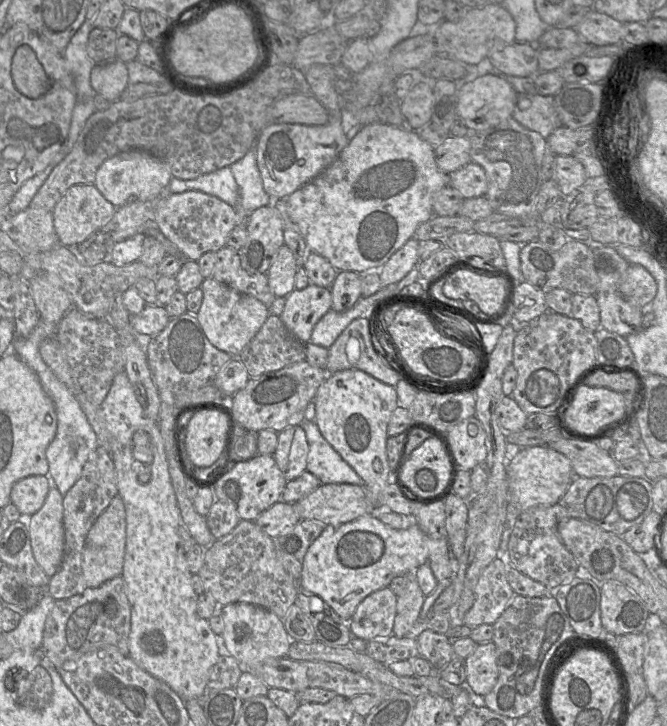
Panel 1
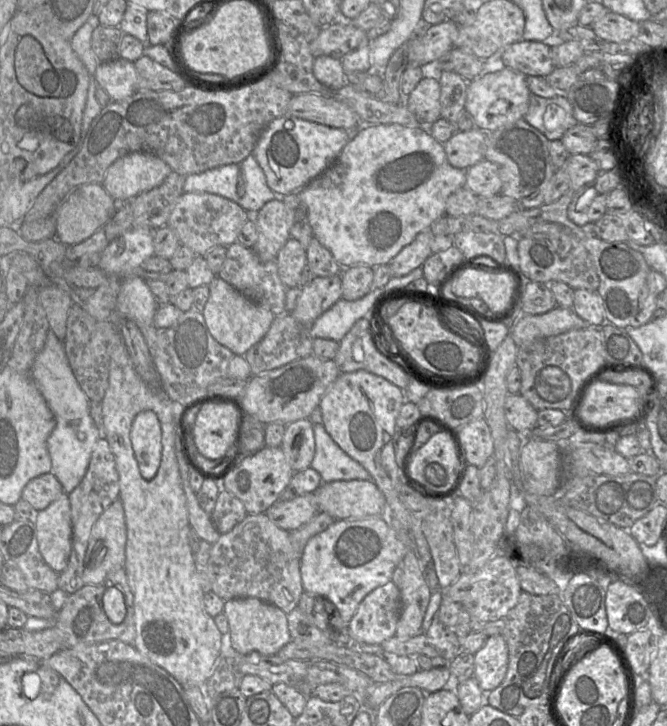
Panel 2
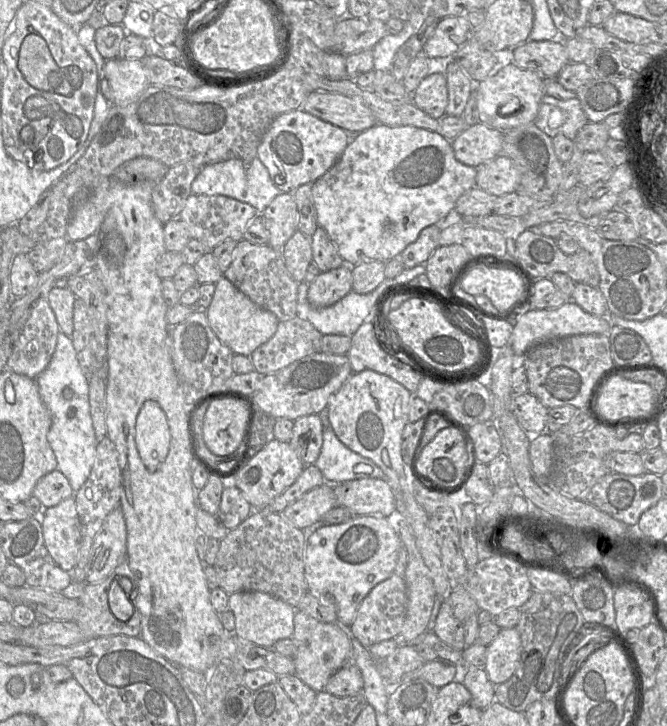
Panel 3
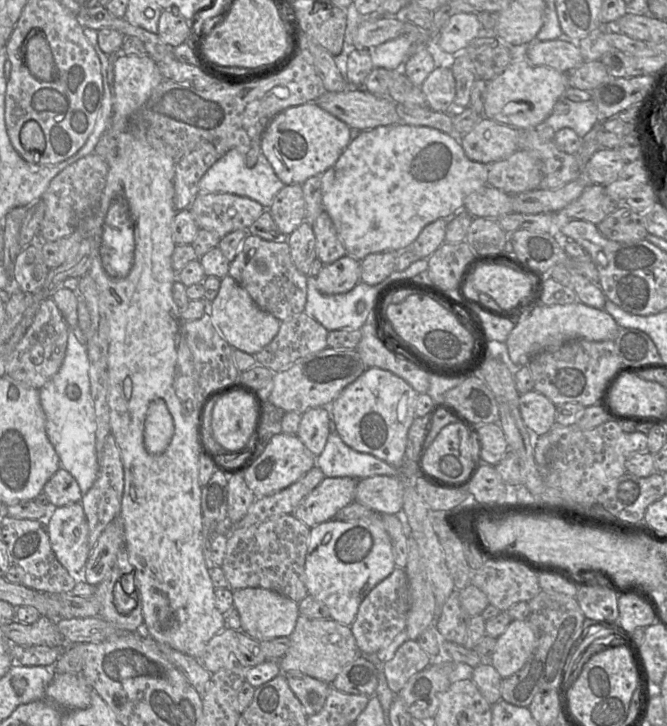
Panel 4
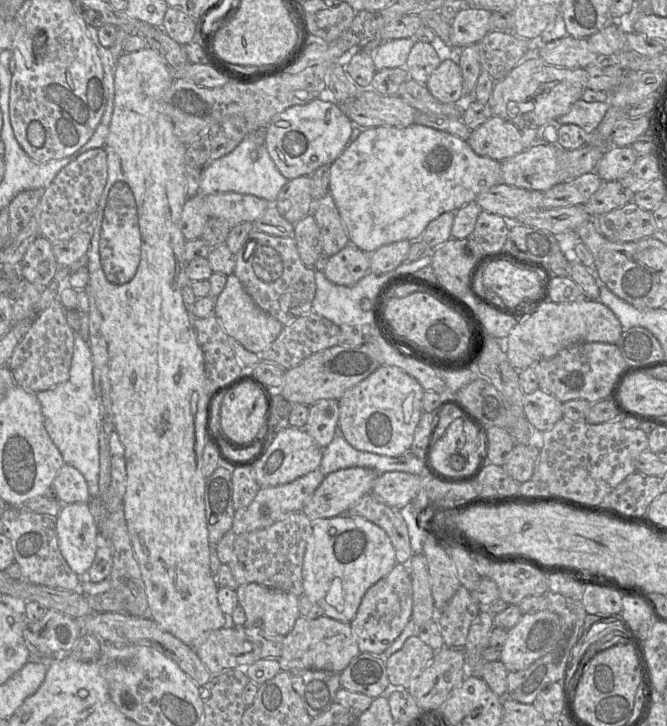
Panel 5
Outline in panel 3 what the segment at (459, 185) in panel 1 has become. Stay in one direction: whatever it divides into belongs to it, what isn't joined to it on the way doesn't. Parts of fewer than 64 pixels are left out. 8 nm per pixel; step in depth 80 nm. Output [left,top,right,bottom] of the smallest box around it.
[476,155,521,196]

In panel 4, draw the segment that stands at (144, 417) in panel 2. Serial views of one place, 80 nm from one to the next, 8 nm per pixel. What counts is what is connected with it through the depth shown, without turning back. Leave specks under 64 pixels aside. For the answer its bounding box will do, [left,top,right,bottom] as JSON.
[144,399,174,454]

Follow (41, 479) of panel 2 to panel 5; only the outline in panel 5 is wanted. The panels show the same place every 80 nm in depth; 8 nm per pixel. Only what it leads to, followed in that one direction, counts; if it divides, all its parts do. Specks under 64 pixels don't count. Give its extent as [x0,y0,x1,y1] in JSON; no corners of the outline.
[52,464,91,504]

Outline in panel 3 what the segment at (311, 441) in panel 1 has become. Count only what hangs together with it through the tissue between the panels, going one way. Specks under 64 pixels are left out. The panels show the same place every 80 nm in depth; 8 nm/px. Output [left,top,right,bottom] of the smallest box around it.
[313,427,384,485]

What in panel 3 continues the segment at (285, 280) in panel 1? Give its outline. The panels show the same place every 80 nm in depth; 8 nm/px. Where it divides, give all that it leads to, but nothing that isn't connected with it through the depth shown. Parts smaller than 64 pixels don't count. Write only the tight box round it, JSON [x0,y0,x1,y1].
[282,230,313,283]

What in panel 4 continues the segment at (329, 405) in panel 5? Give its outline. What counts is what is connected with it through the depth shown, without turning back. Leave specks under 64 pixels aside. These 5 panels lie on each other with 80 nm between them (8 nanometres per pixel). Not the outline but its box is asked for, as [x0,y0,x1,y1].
[298,404,331,457]

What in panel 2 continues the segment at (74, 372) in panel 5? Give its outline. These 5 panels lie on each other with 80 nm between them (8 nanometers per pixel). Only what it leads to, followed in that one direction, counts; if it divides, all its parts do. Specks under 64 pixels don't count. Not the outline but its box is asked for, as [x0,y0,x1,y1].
[29,329,102,494]

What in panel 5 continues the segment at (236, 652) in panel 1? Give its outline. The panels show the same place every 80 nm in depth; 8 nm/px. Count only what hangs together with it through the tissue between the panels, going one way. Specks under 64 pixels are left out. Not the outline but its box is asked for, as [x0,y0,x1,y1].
[238,583,300,636]

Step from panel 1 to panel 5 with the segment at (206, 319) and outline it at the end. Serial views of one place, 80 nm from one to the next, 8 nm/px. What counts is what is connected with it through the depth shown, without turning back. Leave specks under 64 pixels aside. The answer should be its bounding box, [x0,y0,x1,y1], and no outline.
[214,274,283,354]

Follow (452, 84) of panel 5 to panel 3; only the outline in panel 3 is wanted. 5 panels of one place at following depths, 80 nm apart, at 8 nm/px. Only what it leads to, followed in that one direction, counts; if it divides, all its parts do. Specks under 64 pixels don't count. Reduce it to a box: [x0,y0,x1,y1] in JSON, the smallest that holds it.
[411,73,448,119]

